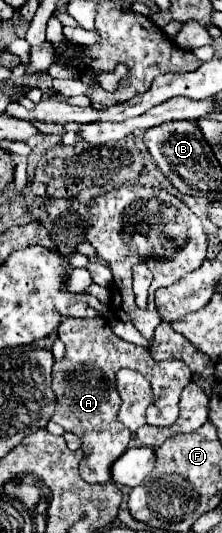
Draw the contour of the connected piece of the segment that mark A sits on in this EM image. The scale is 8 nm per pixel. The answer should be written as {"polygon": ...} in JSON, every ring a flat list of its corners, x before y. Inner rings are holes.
{"polygon":[[103,317,93,319,63,319,57,329,59,339,65,343,65,357,53,365,53,391,57,395,57,407,51,417,53,423,61,425,81,437,85,459,79,465,79,473,87,483,111,481,111,465,127,451,131,431,117,421,119,395,115,389,115,373,123,367,149,373,149,381,157,391,157,401,161,411,165,411,165,423,177,419,177,403,183,387,191,381,193,373,183,361,155,361,145,347,121,341,111,331,111,325],[165,397,165,399,161,399],[169,401,169,411,167,411]]}

